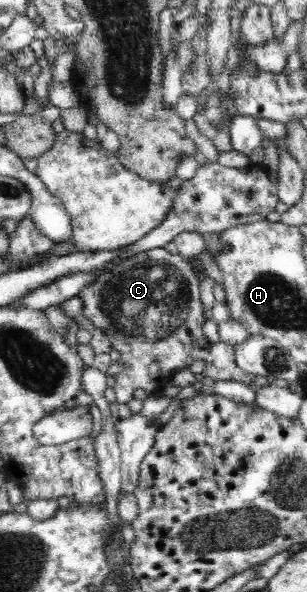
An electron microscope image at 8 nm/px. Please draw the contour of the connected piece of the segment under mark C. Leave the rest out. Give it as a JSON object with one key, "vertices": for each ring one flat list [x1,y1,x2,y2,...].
{"vertices":[[156,248,127,258,110,270,106,270,88,288,84,288,77,298,84,301,82,315,103,330,110,338,111,348,121,354,120,372,115,375,116,402,127,404,134,398,134,391,142,389,148,394,158,394,167,388,170,378,176,372,187,369,196,360,204,360,205,368,201,377,216,381,233,381,250,386,252,389,270,385,270,378,257,378,243,372,235,361,234,346,219,341,211,343,202,327,205,325,204,308,200,299,200,280,192,264,179,254,170,254,164,248]]}

